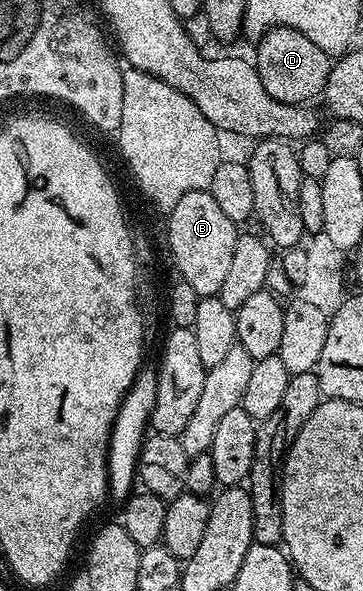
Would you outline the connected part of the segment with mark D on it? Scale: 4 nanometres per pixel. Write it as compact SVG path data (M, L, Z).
M278 25L267 30L262 37L258 38L253 56L253 64L257 75L261 75L261 87L273 95L281 103L290 105L306 105L322 98L325 83L329 83L329 71L333 59L313 39L301 35L293 27Z

